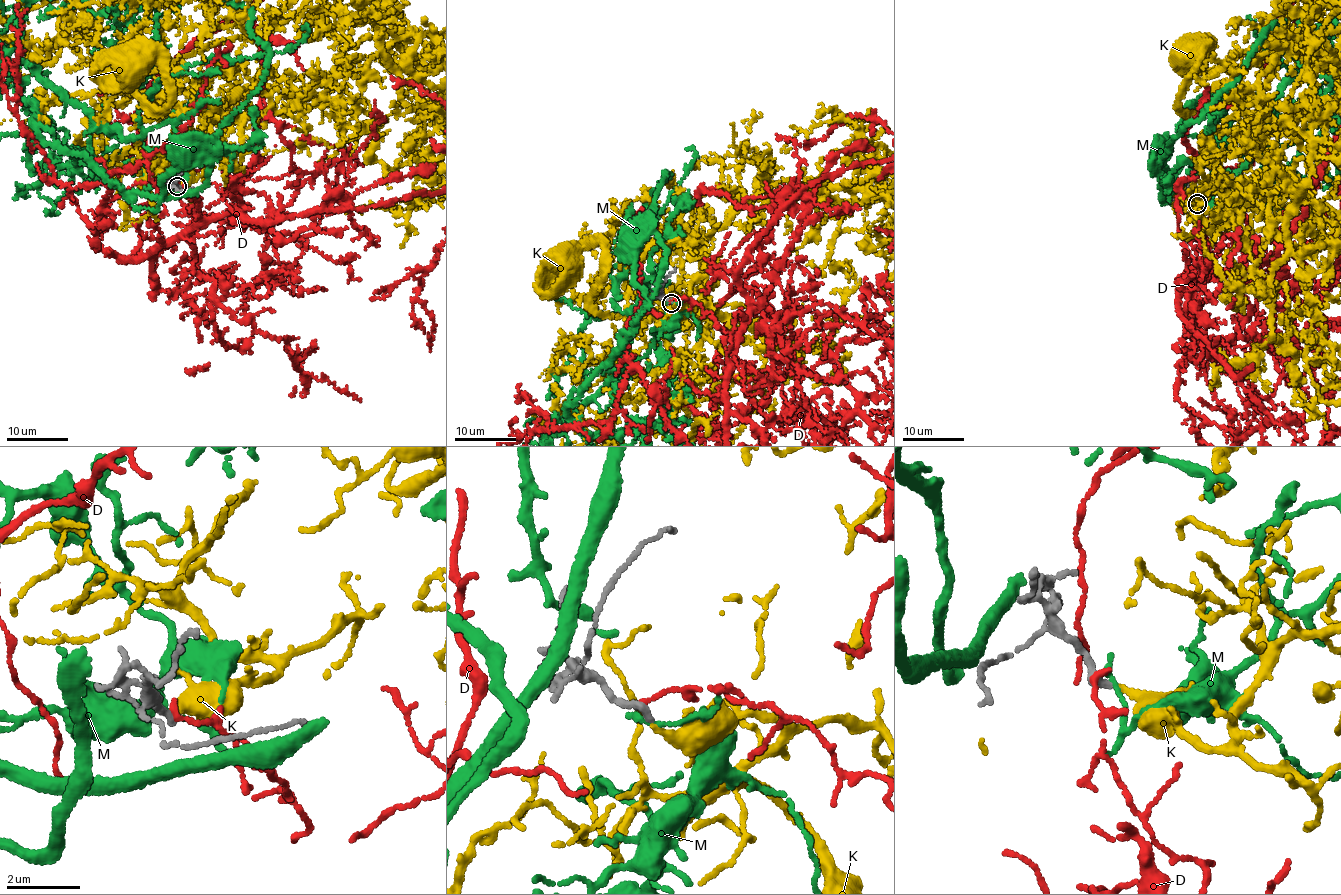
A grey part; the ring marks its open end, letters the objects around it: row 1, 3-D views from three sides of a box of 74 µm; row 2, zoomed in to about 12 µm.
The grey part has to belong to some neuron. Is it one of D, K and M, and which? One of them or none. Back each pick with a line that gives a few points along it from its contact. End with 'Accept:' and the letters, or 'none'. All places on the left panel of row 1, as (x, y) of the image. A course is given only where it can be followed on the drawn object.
Accept: K

